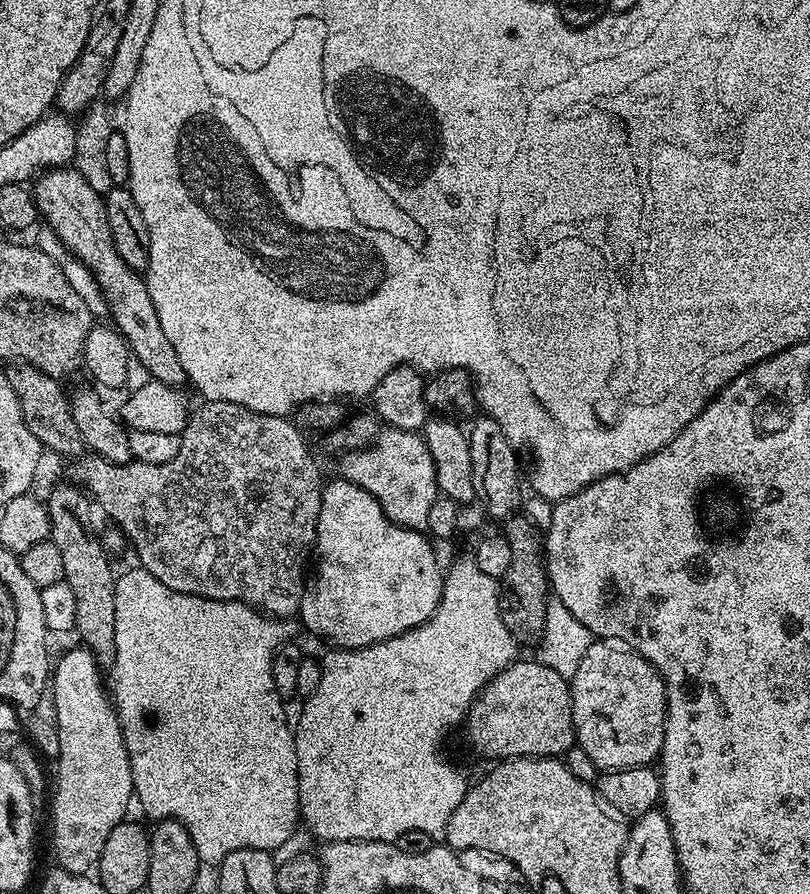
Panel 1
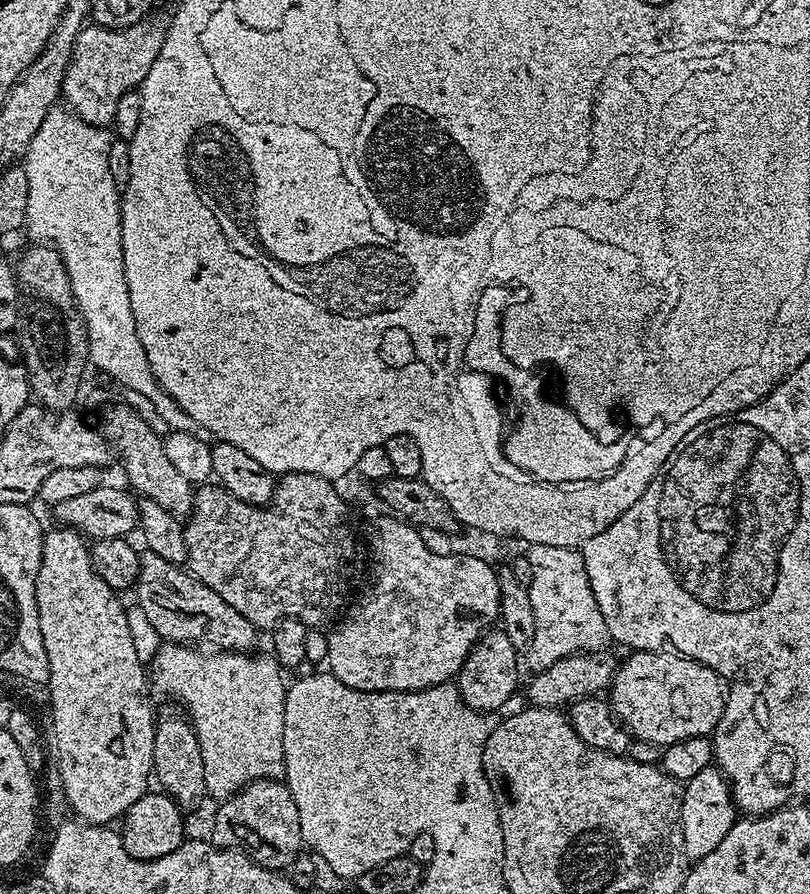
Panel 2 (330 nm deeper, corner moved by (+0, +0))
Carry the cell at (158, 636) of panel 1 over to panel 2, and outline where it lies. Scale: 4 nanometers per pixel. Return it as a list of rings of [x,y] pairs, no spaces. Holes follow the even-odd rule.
[[[164,642],[159,645],[161,648],[157,650],[156,657],[153,658],[152,664],[150,660],[150,684],[153,689],[156,688],[164,696],[169,696],[169,701],[175,702],[186,713],[189,720],[192,721],[192,729],[198,734],[198,746],[202,746],[202,766],[206,766],[206,786],[208,787],[207,795],[216,799],[216,802],[223,802],[228,800],[234,793],[240,792],[247,784],[255,780],[280,780],[284,775],[284,747],[282,746],[282,726],[284,725],[284,715],[286,714],[286,698],[284,697],[286,691],[286,679],[284,680],[285,673],[277,662],[275,656],[265,654],[265,656],[252,656],[256,654],[249,654],[248,652],[222,652],[219,650],[201,650],[196,646],[189,646],[187,644],[173,644],[171,642]]]

